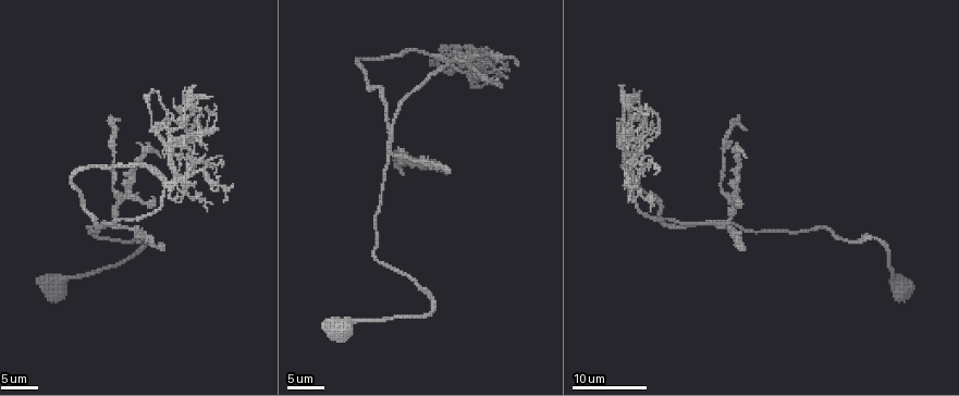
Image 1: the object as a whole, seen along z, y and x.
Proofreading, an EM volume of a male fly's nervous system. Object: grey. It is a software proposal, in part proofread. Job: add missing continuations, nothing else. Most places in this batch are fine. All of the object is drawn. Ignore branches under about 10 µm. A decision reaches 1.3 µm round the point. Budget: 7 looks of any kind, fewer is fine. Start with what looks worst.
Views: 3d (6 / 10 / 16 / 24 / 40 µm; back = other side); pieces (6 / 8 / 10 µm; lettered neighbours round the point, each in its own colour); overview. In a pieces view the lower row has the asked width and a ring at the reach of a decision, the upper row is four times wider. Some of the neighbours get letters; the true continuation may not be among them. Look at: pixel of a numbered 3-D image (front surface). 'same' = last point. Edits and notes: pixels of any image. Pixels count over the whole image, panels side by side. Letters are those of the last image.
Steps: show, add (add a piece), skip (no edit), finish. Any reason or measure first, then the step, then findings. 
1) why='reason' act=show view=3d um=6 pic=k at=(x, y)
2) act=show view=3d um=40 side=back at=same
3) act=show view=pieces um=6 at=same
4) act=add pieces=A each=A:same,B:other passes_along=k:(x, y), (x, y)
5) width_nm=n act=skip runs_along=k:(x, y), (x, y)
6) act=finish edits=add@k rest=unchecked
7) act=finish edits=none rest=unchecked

why='tapers out' act=show view=3d um=16 pic=1 at=(403, 171)

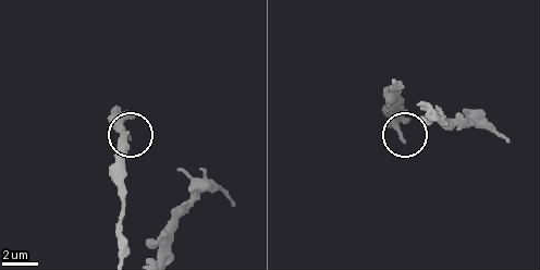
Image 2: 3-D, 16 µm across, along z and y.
act=show view=pieces um=6 pic=2 at=(403, 142)

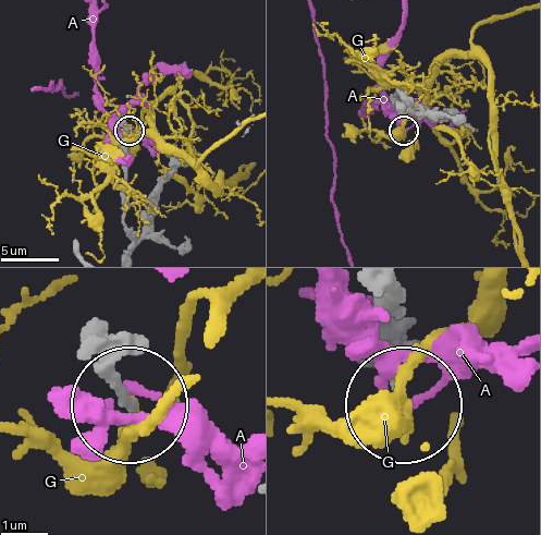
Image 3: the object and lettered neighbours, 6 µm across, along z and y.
act=skip each=A:other,G:other found='none of them fits'

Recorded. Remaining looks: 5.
why='branch stops here' act=show view=3d um=16 pic=1 at=(449, 170)

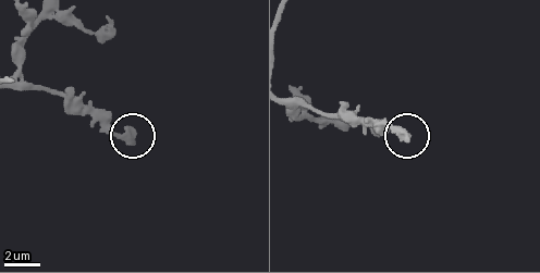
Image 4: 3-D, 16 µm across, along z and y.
act=show view=pieces um=8 pic=4 at=(134, 142)

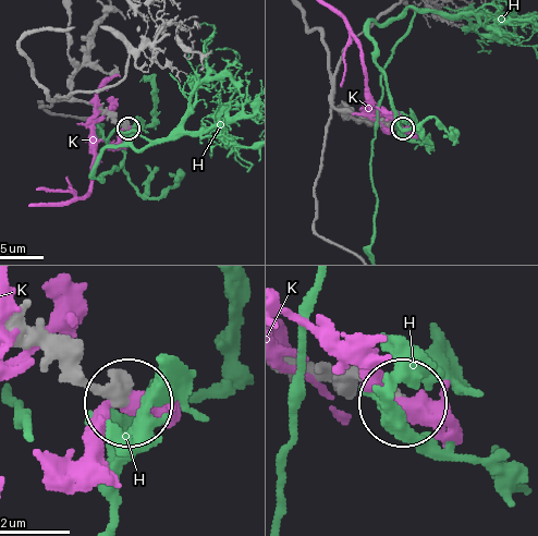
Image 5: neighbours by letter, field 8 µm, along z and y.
width_nm=310 act=skip each=H:other,K:other runs_along=5:(327, 369), (353, 373), (403, 402) found='none of them fits'

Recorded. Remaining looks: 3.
why='free end' act=show view=3d um=16 pic=1 at=(631, 97)

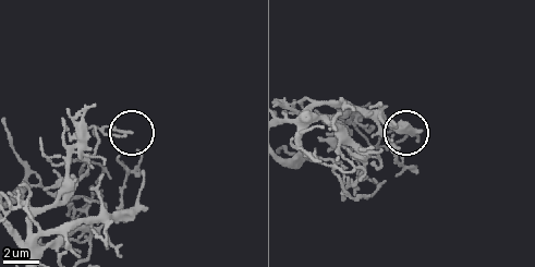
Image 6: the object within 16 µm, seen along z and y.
why='closer look' act=show view=3d um=6 pic=6 at=(131, 129)

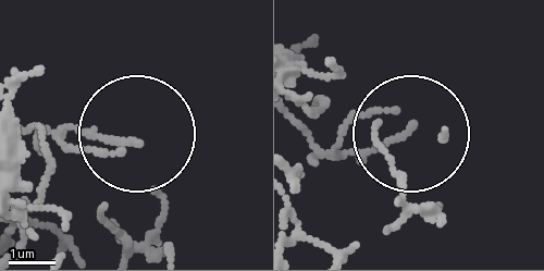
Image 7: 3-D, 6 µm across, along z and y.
act=show view=pieces um=10 pic=7 at=(411, 129)

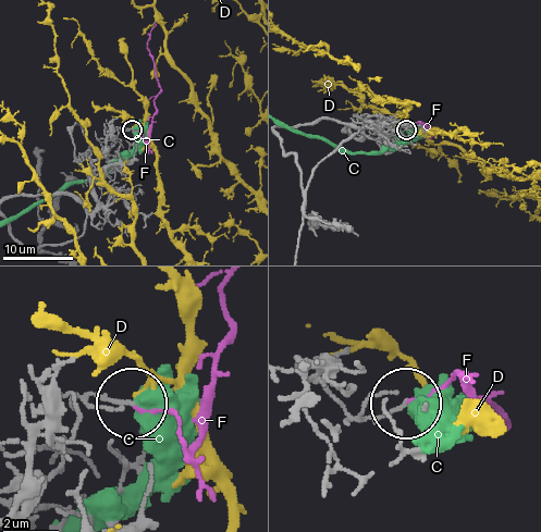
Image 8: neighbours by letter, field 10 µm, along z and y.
act=skip each=C:other,D:other,F:other runs_along=8:(302, 369), (316, 374), (354, 416), (374, 418), (401, 407) found='none of them fits'

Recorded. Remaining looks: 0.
act=finish edits=none rest=unchecked

